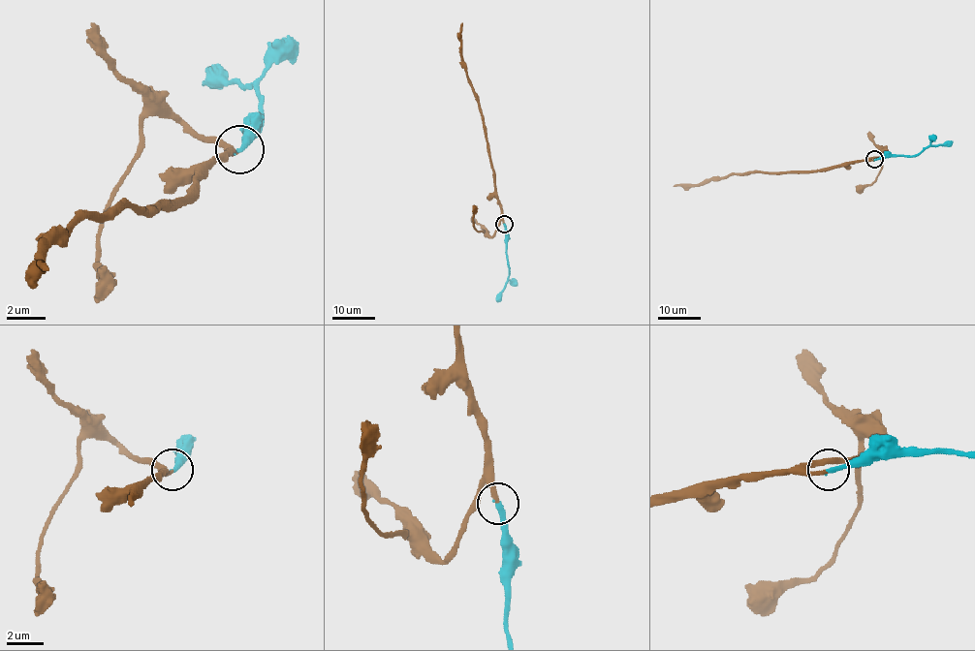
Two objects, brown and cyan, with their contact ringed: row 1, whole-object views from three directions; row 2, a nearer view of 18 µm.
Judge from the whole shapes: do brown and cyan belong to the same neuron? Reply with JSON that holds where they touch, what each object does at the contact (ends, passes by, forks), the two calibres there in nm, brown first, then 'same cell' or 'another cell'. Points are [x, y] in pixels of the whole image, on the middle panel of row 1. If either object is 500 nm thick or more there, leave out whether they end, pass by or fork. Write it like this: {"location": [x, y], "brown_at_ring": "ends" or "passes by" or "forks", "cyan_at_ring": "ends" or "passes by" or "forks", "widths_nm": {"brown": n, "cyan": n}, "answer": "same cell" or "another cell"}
{"location": [504, 224], "brown_at_ring": "ends", "cyan_at_ring": "ends", "widths_nm": {"brown": 200, "cyan": 240}, "answer": "same cell"}

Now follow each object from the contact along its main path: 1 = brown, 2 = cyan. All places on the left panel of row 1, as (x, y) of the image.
1: (240, 150), (231, 150), (177, 203), (158, 208), (119, 208), (85, 213), (42, 252), (47, 271)
2: (240, 150), (260, 126), (255, 87), (206, 68)

